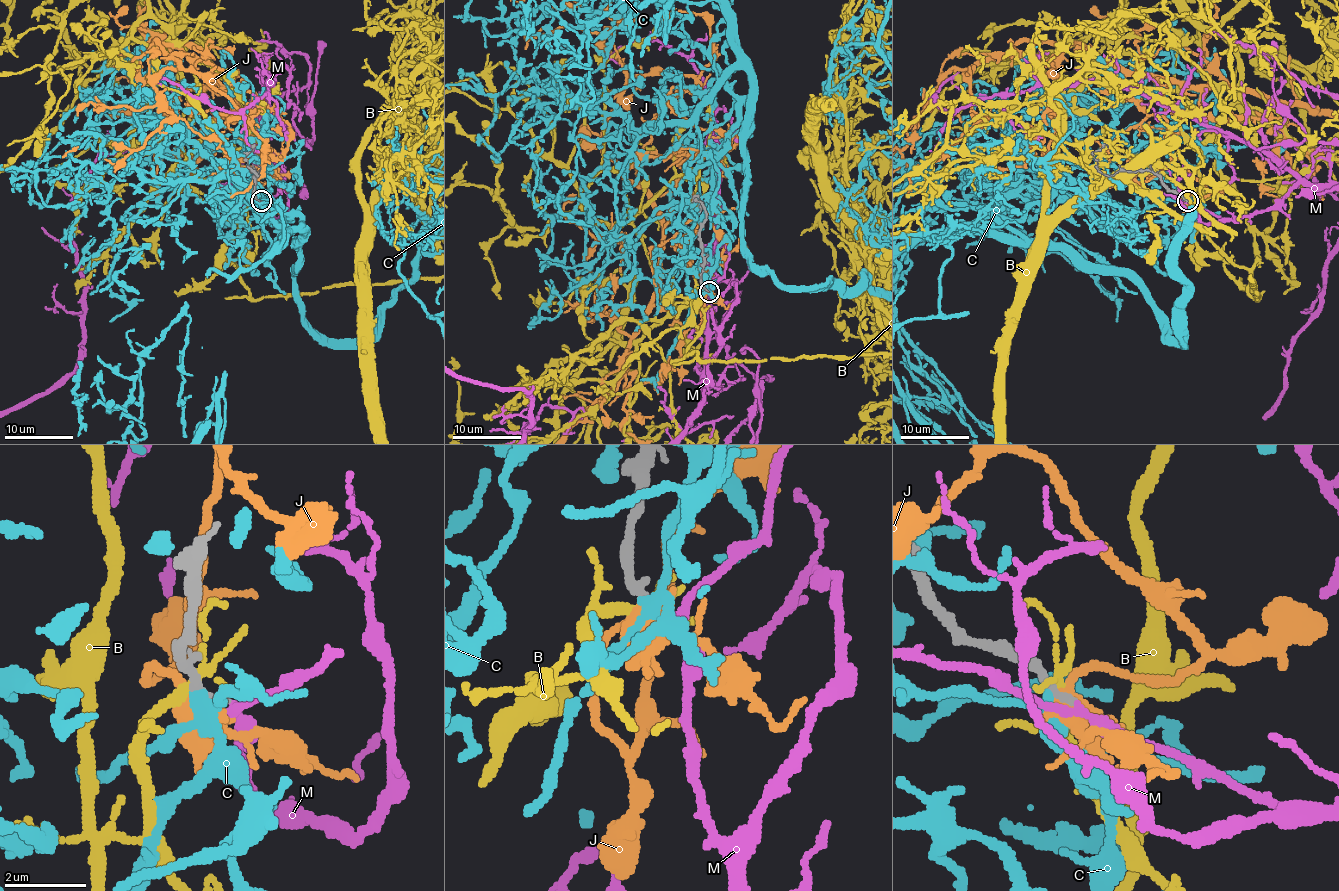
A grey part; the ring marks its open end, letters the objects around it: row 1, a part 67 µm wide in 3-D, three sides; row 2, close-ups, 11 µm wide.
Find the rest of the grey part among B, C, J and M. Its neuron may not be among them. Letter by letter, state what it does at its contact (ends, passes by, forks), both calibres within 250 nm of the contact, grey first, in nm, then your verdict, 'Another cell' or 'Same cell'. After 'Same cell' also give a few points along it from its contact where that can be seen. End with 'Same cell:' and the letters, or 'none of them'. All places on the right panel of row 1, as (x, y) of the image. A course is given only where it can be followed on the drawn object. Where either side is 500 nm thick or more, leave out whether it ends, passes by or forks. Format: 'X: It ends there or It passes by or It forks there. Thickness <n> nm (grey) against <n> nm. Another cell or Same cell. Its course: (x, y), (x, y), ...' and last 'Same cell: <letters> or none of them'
B: It forks there. Thickness 300 nm (grey) against 200 nm. Another cell
C: It forks there. Thickness 280 nm (grey) against 240 nm. Another cell
J: Thickness 240 nm (grey) against 500 nm. Another cell
M: It passes by. Thickness 180 nm (grey) against 220 nm. Same cell
Same cell: M

